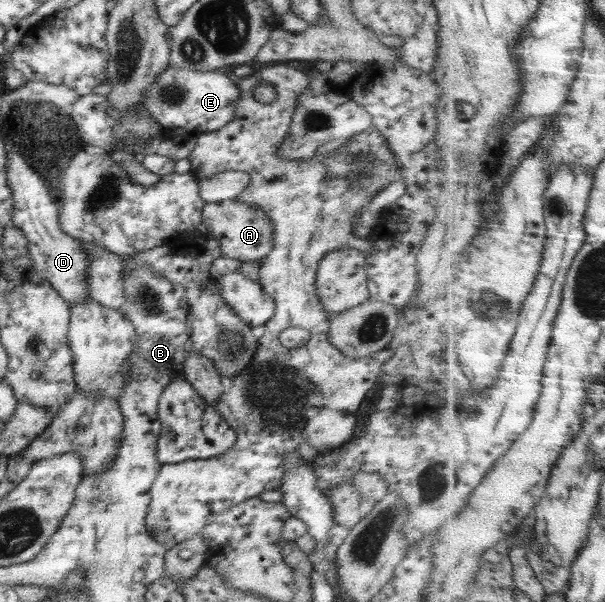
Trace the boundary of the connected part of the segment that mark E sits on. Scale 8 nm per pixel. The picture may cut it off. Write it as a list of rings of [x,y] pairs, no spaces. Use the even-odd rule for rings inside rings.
[[[168,66],[161,71],[156,81],[144,92],[144,107],[164,129],[185,128],[189,135],[203,140],[208,132],[213,132],[234,117],[240,88],[237,82],[217,70],[191,70]]]

